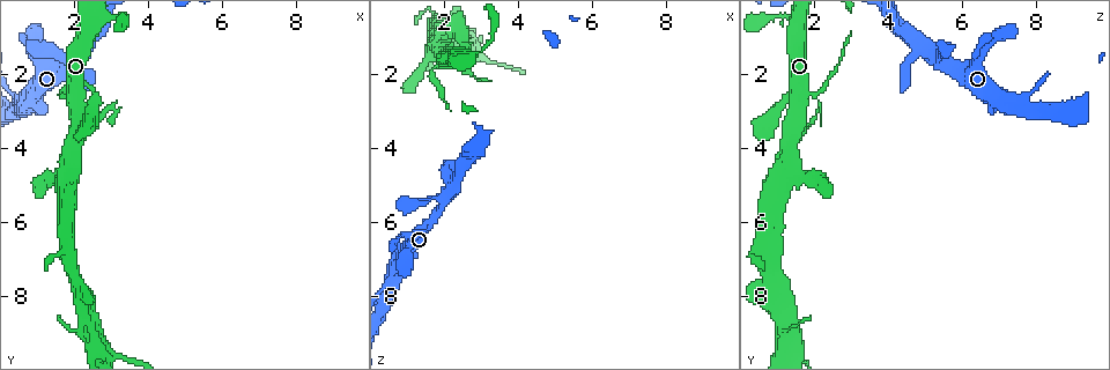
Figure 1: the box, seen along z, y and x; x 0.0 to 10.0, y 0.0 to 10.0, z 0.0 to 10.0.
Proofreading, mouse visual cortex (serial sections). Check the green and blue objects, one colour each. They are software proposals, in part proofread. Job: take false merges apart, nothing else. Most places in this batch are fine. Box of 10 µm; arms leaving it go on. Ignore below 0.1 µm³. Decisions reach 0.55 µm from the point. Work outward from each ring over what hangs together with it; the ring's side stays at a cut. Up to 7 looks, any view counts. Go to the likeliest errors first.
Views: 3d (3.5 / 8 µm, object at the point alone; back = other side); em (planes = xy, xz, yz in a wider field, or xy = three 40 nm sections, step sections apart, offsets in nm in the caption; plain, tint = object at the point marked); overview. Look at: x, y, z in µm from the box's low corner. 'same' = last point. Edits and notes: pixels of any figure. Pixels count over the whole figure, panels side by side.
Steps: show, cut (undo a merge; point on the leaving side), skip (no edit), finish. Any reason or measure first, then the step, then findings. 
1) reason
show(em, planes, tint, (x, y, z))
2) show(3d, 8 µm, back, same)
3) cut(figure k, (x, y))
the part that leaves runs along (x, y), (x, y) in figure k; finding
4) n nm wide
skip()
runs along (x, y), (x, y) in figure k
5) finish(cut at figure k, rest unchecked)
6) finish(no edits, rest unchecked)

four arms meet
show(3d, 8 µm, back, (2.30, 1.25, 5.05))

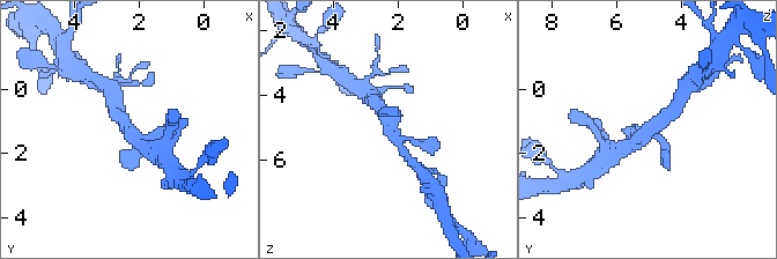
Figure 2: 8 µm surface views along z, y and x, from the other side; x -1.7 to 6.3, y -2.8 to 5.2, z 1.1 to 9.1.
4 arms; arms of 200, 250, 300, 350 nm
show(em, xy, step 2, tint, same)

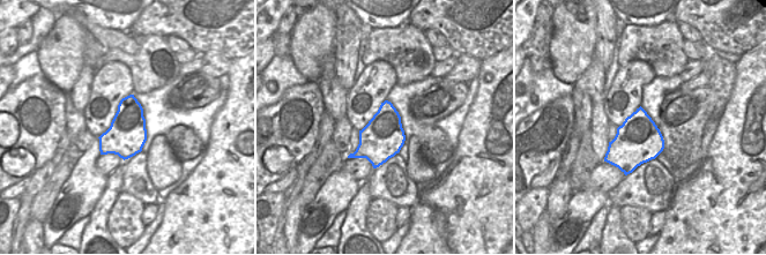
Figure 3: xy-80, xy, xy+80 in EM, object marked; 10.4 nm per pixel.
skip()
runs along (624, 152), (671, 115) in figure 2; continuous, no second cell

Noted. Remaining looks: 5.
thin arm on a thick one
show(3d, 3.5 µm, (2.70, 9.35, 1.55))

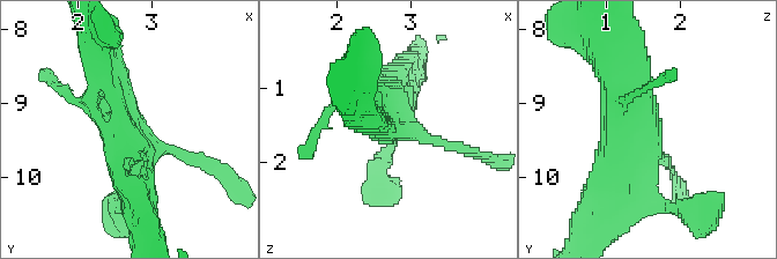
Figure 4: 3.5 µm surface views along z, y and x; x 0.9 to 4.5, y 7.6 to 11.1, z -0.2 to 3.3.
skip()
all the same cell

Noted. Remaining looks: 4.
abrupt turn
show(3d, 3.5 µm, (2.55, 2.60, 1.30))

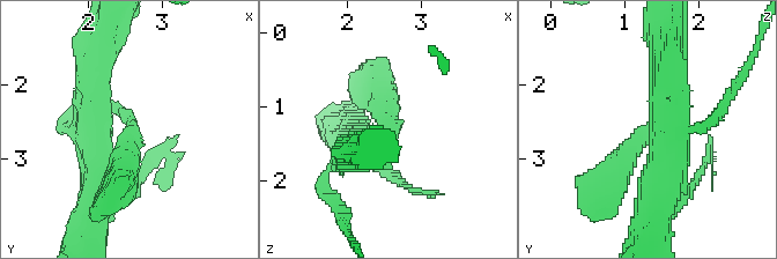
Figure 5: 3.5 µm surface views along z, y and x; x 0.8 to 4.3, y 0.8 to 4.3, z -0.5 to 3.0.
arms of 150, 400 nm
show(em, xy, step 3, tint, (2.60, 2.65, 1.25))

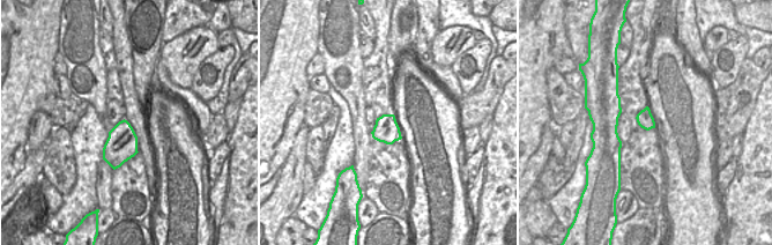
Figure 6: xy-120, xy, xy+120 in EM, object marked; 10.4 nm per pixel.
skip()
runs along (671, 105), (600, 198) in figure 5; continuous, no second cell

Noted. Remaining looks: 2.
finish(no edits, rest unchecked)

